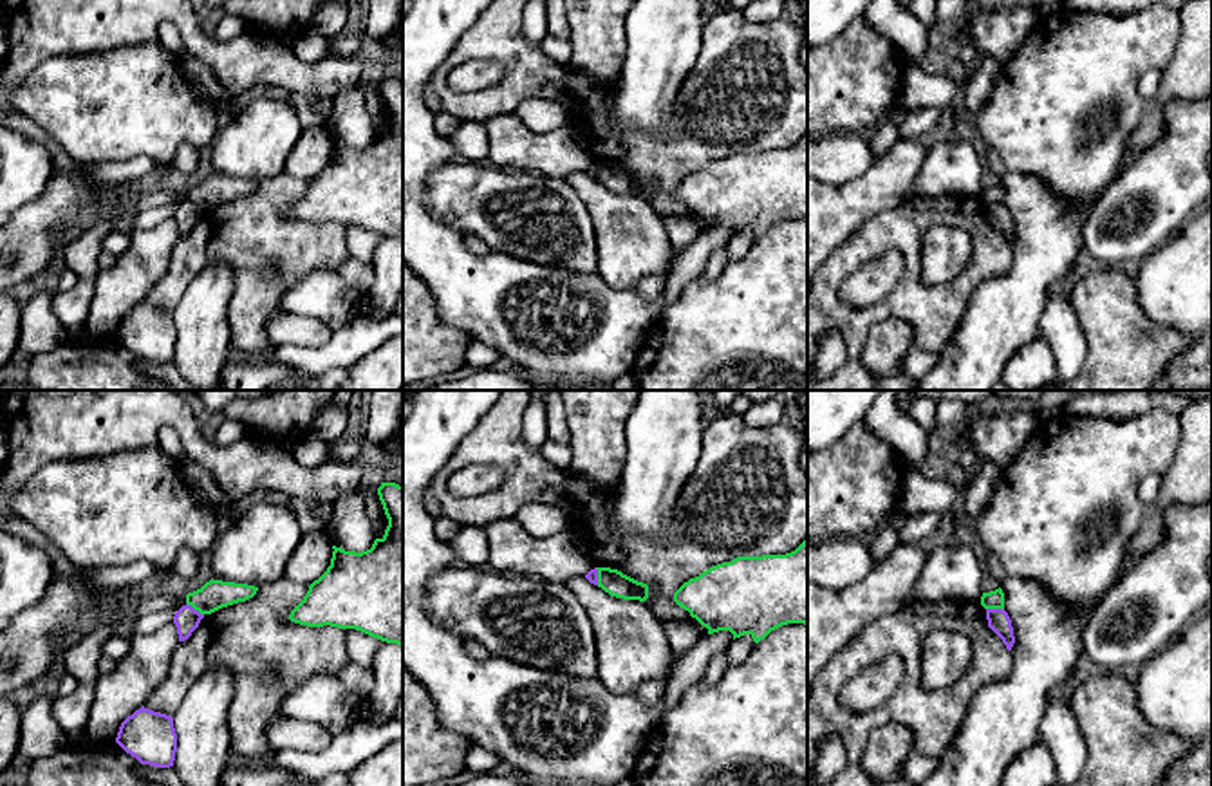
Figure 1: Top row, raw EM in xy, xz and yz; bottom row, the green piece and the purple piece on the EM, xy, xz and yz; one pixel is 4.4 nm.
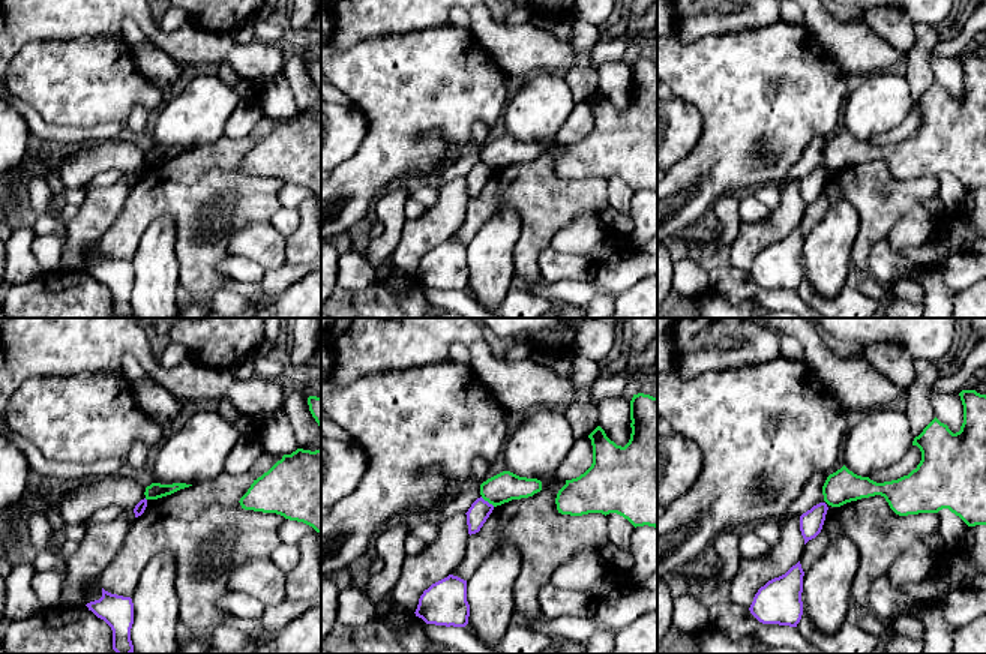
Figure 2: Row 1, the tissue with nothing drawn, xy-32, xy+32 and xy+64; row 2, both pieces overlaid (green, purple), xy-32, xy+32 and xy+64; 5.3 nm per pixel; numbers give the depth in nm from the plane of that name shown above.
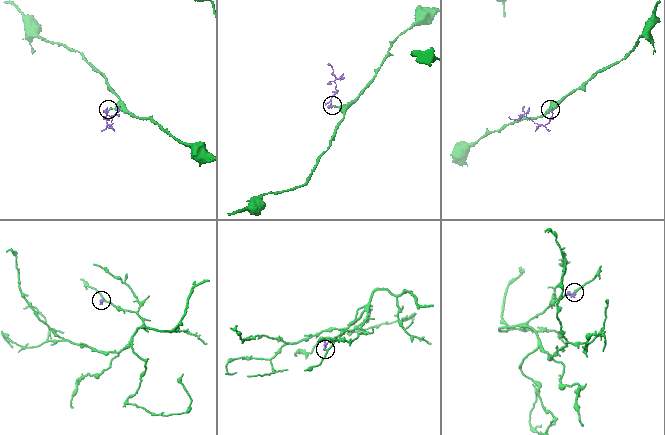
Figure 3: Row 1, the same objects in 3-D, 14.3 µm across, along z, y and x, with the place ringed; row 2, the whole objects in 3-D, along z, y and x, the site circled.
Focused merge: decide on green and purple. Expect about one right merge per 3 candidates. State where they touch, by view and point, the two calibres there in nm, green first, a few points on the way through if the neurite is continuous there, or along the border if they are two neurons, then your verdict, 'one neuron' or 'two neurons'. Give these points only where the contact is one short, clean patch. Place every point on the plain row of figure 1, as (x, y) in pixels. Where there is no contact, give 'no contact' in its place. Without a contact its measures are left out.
xy (195, 205) | 140/110 nm | along xy (186, 197), (203, 210) | two neurons

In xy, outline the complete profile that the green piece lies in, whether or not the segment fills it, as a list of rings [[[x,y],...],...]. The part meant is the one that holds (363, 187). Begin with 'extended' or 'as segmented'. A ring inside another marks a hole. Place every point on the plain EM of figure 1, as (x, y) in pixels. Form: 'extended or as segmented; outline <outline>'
as segmented; outline [[[381,78],[378,90],[388,114],[385,130],[361,148],[332,141],[331,161],[291,206],[291,217],[356,224],[381,237],[403,240],[403,81]]]

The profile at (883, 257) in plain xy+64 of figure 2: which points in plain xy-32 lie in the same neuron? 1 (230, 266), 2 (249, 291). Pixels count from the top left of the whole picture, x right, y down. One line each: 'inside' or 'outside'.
1: inside
2: outside

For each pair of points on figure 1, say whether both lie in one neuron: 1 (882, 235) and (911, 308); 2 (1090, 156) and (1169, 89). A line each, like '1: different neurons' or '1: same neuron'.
1: same neuron
2: different neurons

